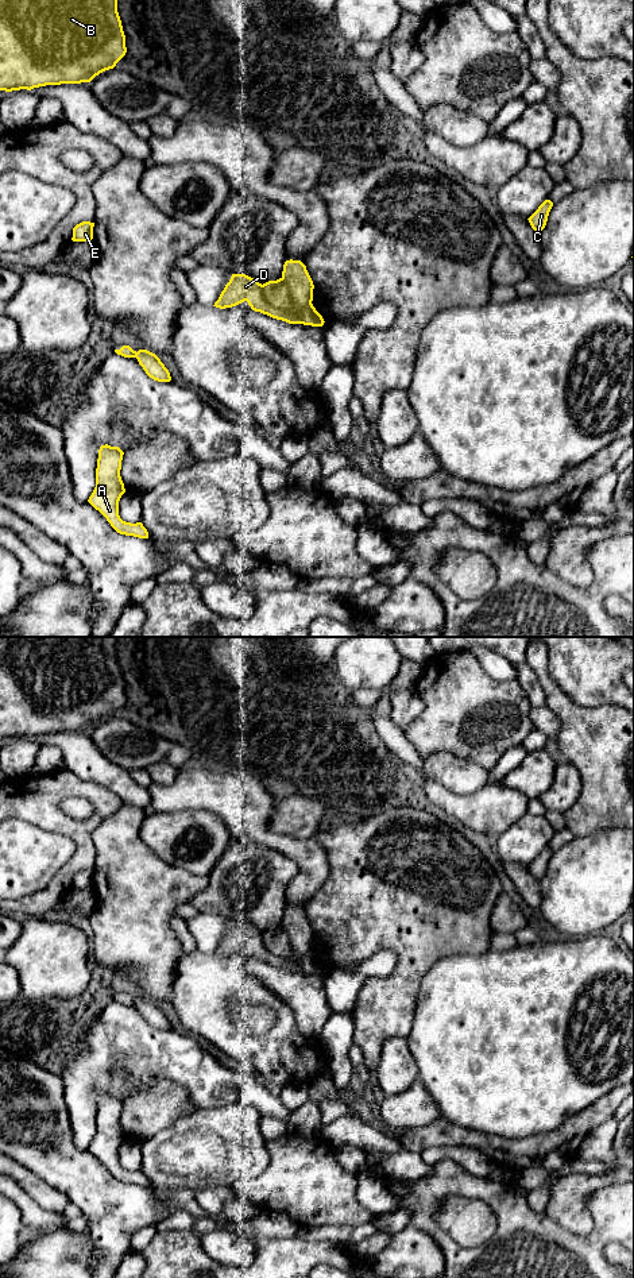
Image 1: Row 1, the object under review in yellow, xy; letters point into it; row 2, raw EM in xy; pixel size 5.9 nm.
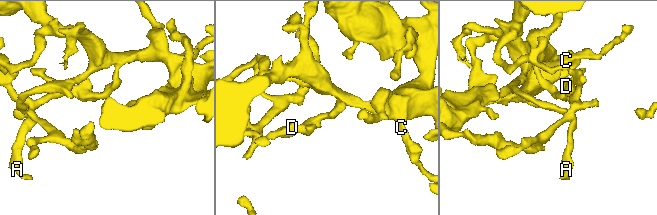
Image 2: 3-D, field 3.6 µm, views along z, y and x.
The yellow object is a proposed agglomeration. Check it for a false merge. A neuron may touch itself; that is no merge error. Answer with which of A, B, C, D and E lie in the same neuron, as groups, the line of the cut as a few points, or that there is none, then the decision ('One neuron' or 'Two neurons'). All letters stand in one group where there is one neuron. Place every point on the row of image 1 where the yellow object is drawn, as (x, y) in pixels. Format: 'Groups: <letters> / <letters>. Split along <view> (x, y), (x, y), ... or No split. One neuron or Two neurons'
Groups: A D / B C E. Split along xy (261, 286), (262, 296), (270, 304), (293, 313), (300, 323). Two neurons

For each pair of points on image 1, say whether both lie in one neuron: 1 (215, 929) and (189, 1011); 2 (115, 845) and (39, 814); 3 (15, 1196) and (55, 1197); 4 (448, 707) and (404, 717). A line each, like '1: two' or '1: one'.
1: two
2: two
3: two
4: two

